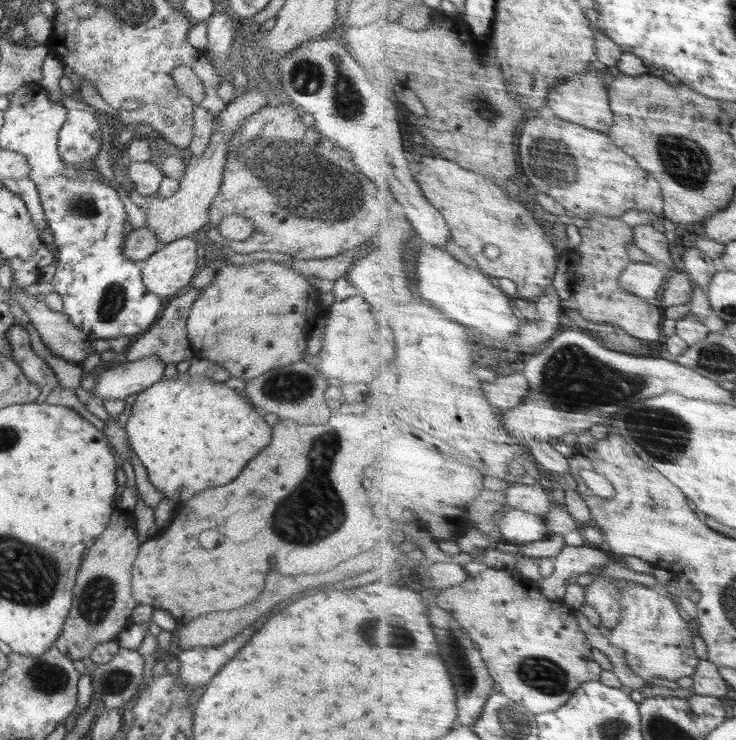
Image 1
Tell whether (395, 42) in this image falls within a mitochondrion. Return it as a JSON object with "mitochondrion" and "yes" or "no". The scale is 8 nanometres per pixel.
{"mitochondrion":"no"}

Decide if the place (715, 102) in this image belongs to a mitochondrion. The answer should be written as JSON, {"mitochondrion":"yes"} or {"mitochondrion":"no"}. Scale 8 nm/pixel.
{"mitochondrion":"no"}

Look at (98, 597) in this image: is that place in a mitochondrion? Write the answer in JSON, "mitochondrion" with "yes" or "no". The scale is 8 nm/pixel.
{"mitochondrion":"yes"}

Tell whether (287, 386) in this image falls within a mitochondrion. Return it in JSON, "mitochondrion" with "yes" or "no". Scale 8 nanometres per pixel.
{"mitochondrion":"yes"}

